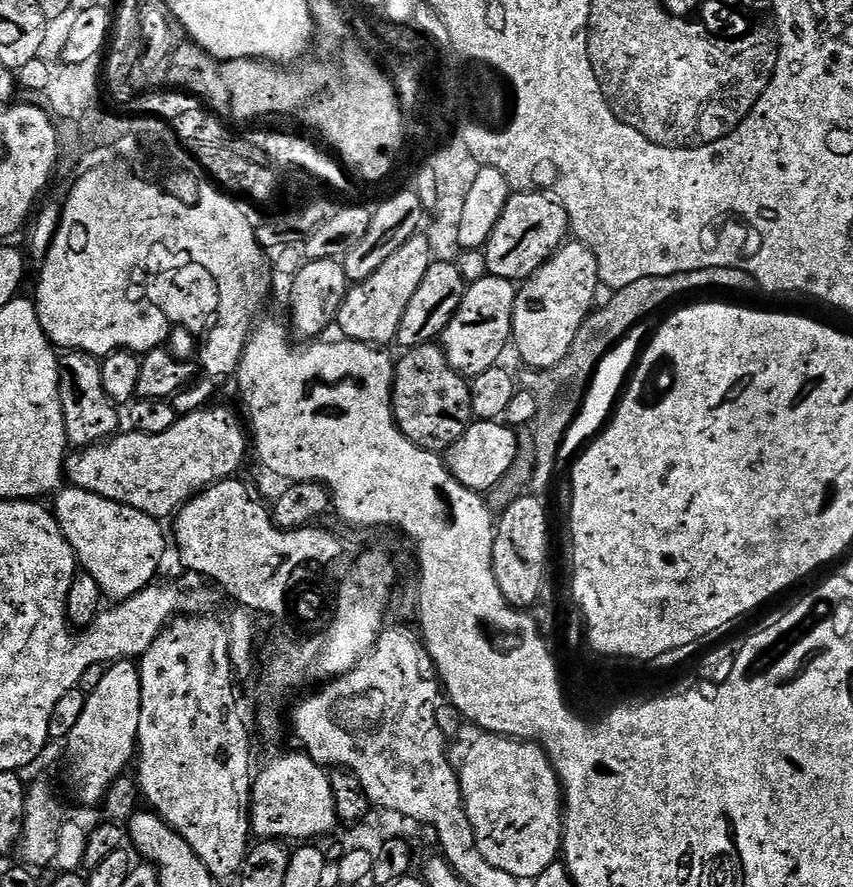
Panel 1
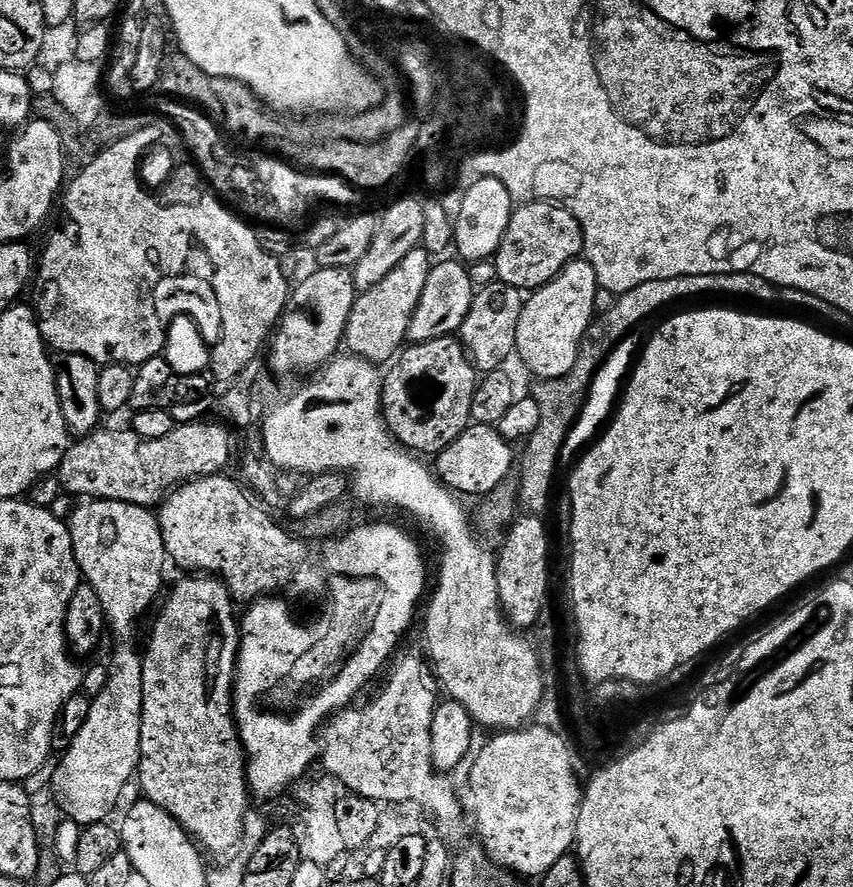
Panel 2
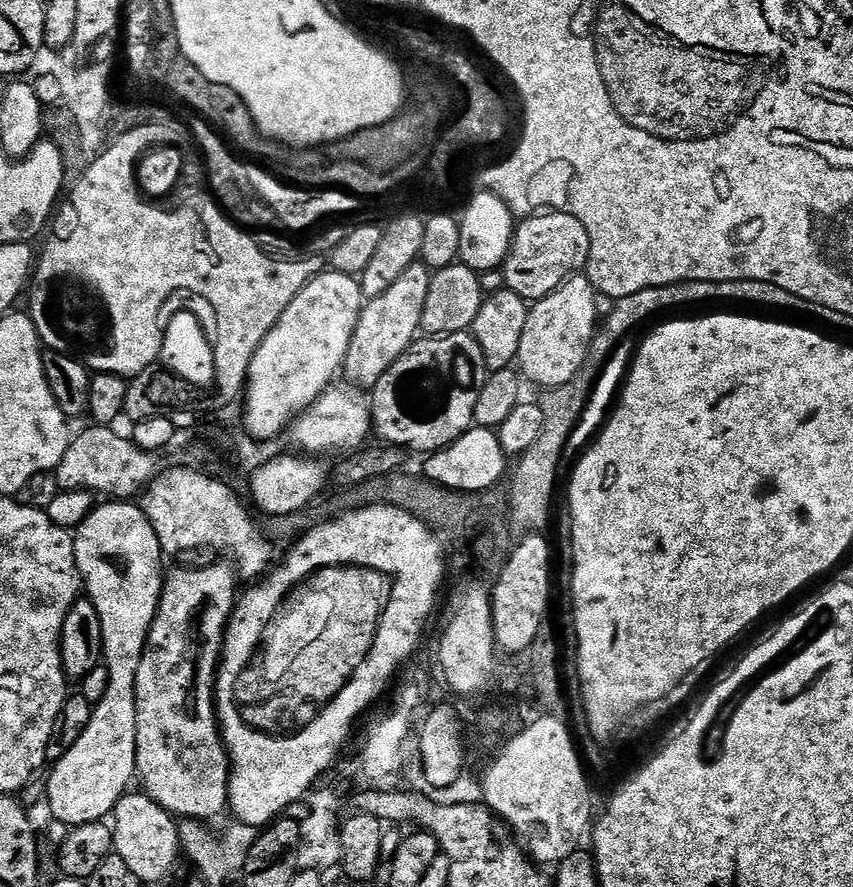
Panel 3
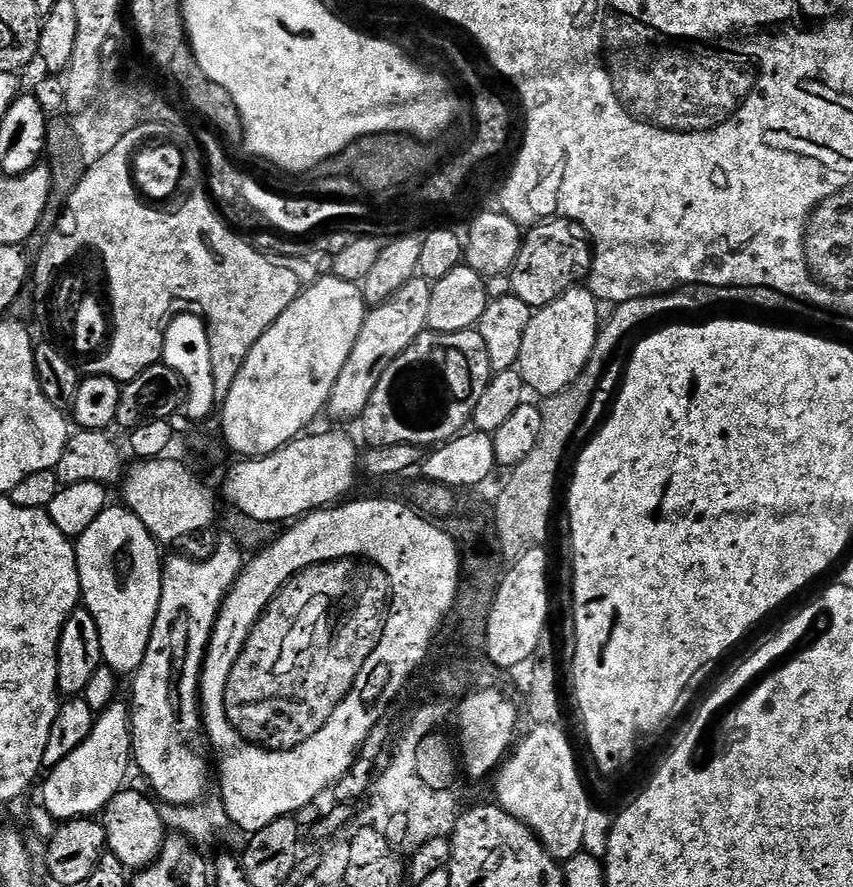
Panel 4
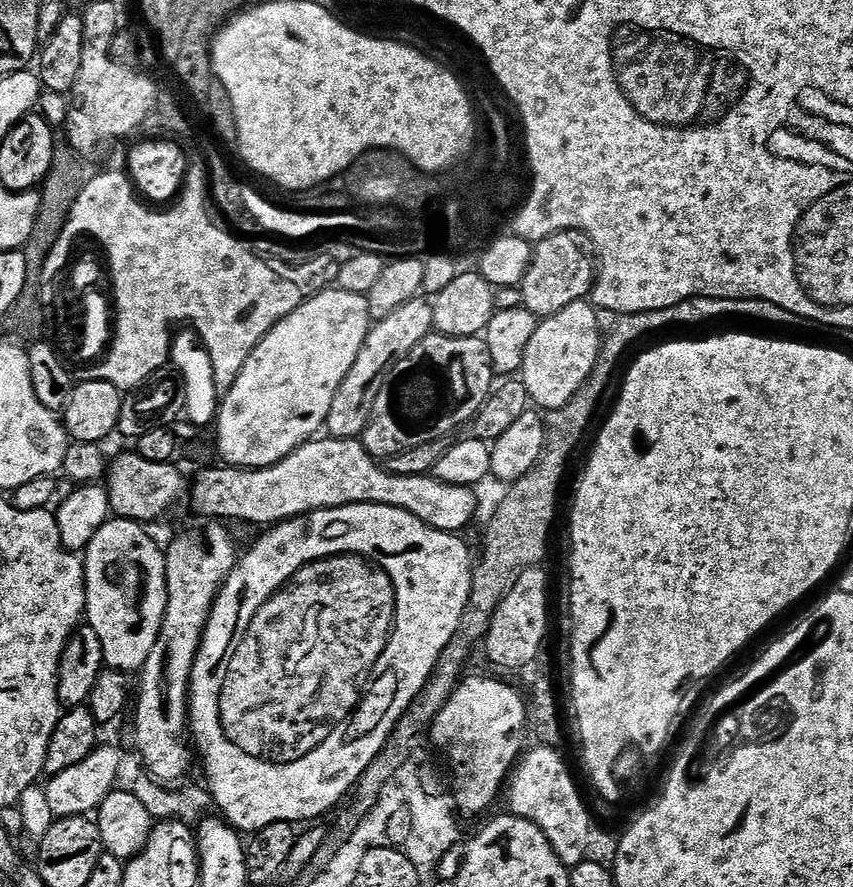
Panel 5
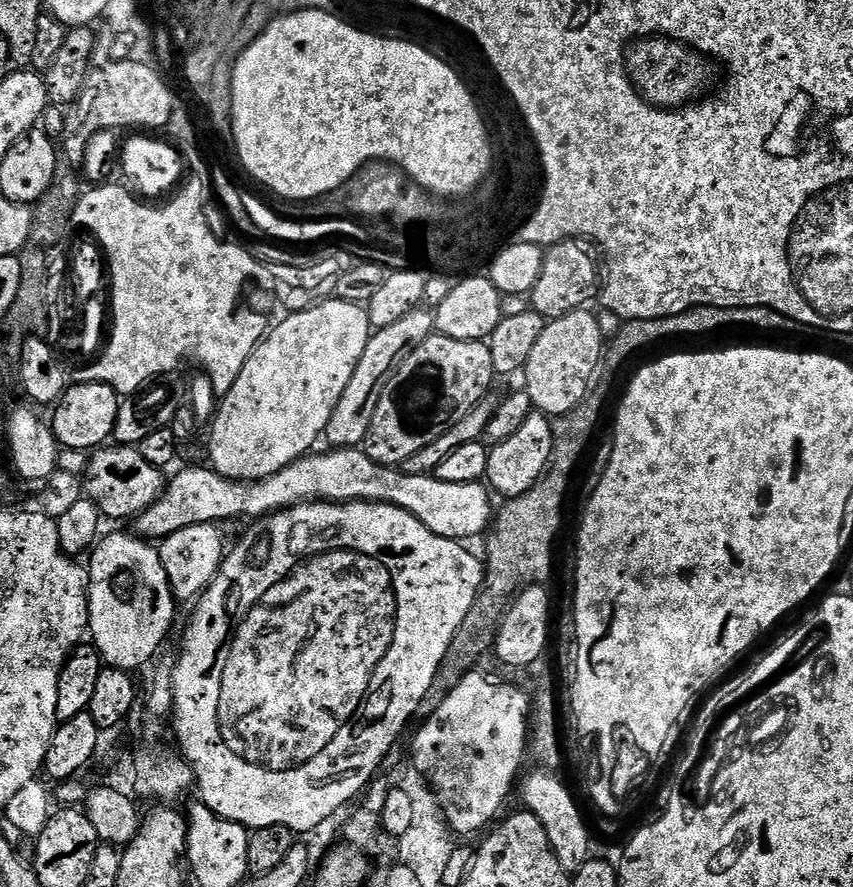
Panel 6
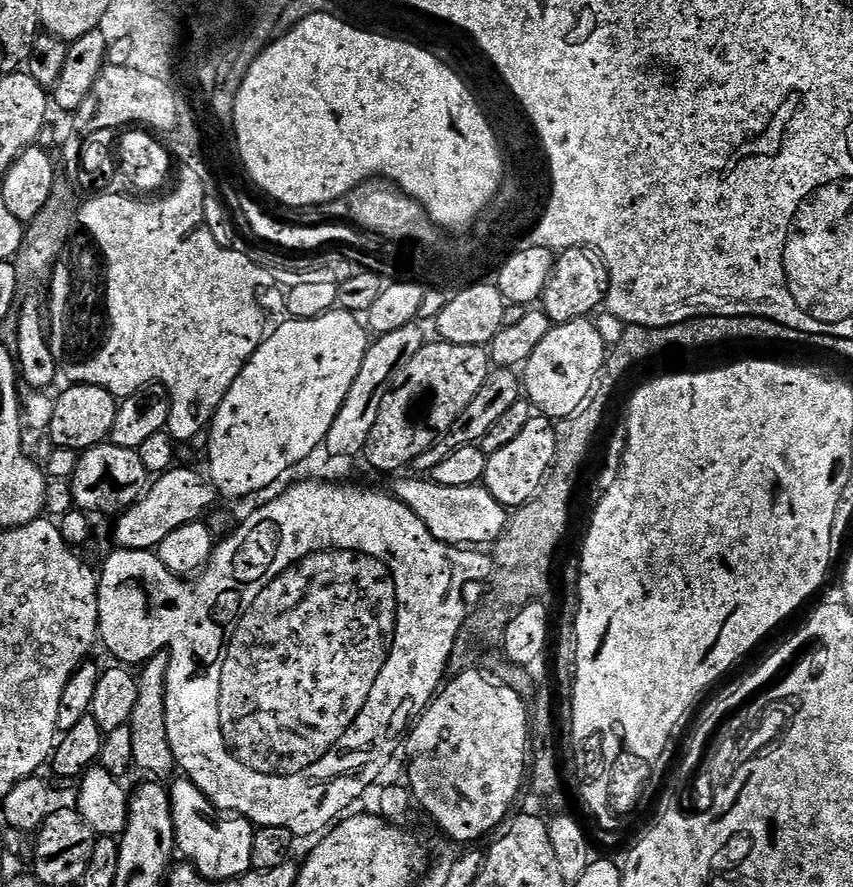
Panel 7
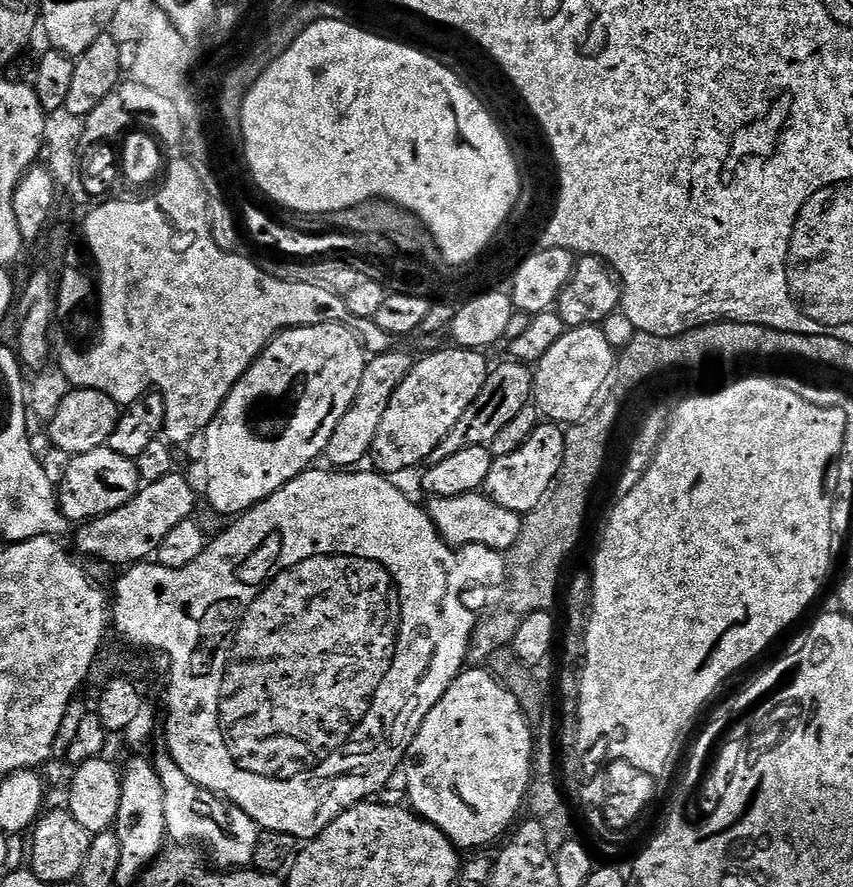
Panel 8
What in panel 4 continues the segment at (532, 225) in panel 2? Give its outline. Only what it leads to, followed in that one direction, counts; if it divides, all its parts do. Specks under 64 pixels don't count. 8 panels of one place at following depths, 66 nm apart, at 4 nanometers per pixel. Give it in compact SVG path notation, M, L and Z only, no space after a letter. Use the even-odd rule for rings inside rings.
M553 218L535 225L523 233L520 241L520 253L510 273L512 295L522 298L534 310L550 306L566 290L587 281L593 255L592 241L581 224Z

